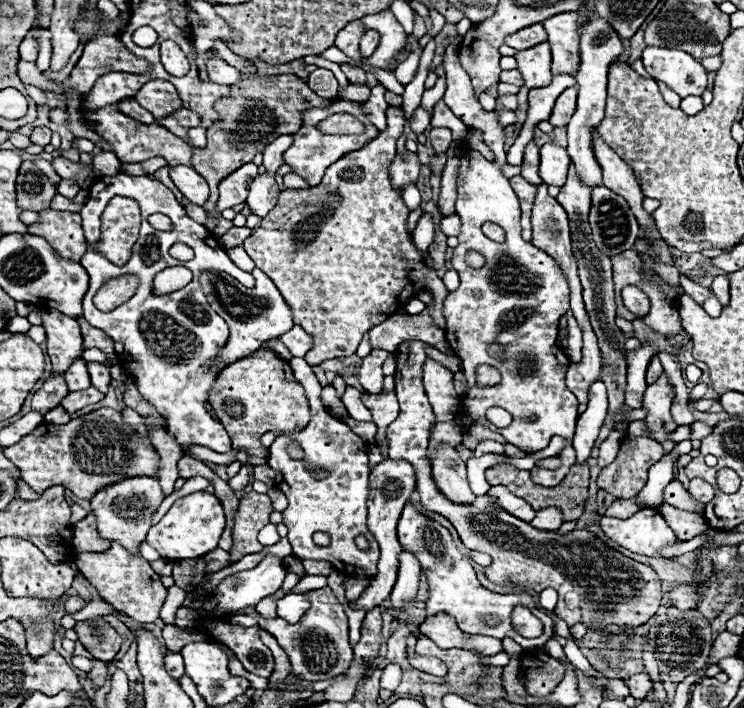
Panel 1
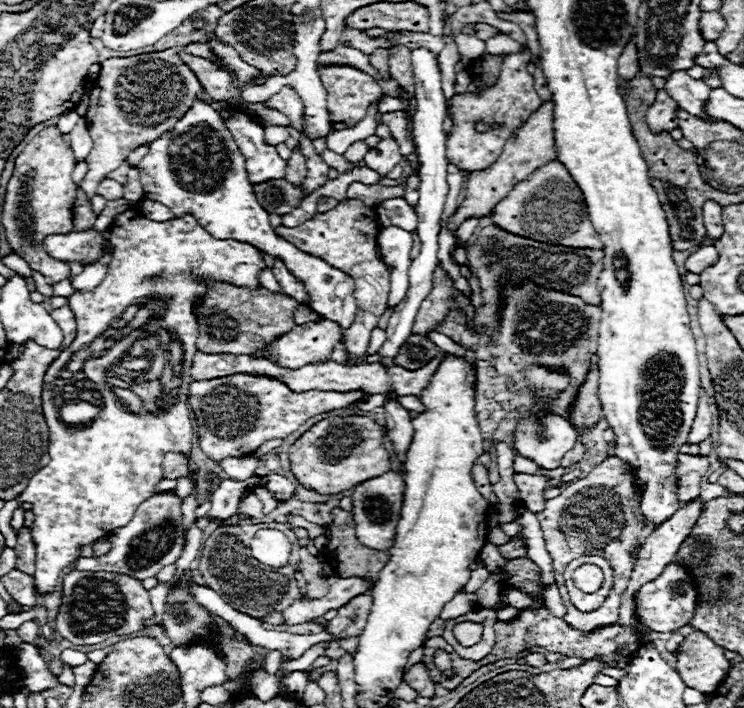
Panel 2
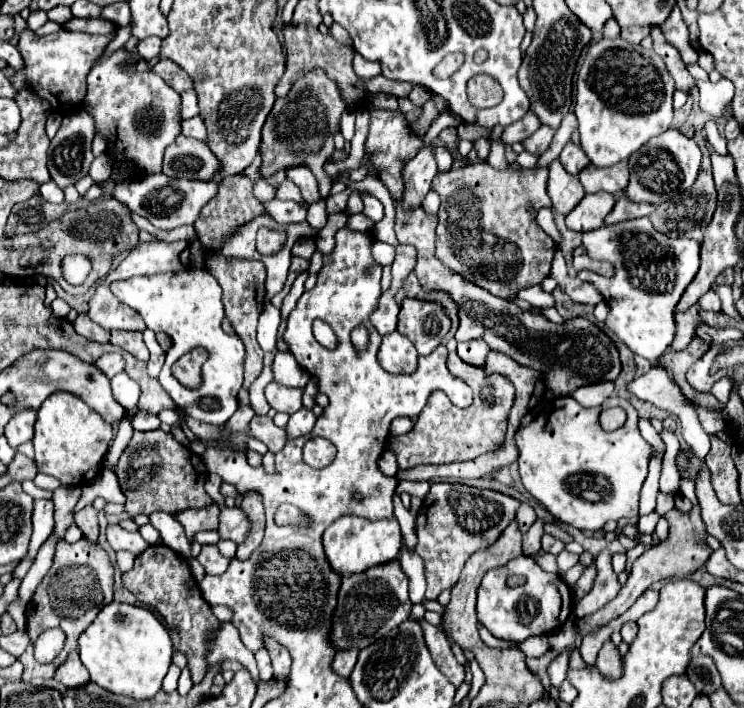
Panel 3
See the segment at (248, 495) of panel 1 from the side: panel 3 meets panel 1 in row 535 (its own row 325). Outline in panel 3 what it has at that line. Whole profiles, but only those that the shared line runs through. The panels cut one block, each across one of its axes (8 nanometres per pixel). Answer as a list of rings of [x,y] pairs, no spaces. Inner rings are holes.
[[[226,260],[226,262],[210,262],[214,270],[210,270],[218,284],[224,290],[224,312],[226,318],[232,322],[236,334],[246,346],[246,362],[244,362],[244,388],[250,388],[250,384],[260,376],[262,372],[262,348],[256,342],[256,326],[258,326],[258,316],[262,314],[264,306],[264,280],[266,280],[266,268],[262,262],[252,262],[252,260]]]

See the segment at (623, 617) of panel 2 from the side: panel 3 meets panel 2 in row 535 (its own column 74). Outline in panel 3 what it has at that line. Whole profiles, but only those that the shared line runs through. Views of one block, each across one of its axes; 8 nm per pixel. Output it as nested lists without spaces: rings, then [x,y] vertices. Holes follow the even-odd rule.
[[[74,650],[70,654],[70,658],[56,670],[56,676],[54,676],[58,682],[62,682],[66,688],[80,688],[80,686],[86,686],[88,684],[88,670],[82,666],[80,658],[78,658],[78,652]]]

